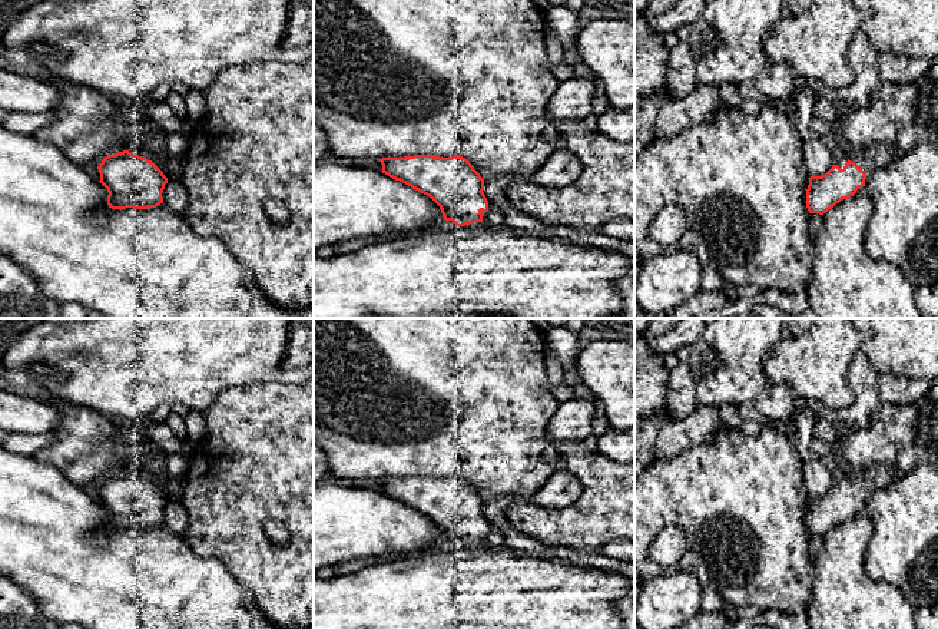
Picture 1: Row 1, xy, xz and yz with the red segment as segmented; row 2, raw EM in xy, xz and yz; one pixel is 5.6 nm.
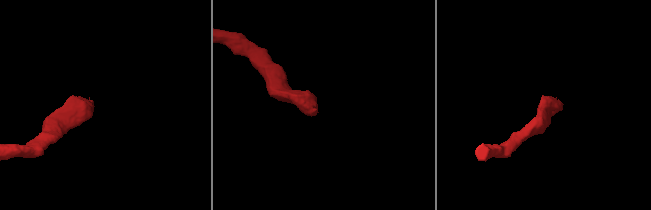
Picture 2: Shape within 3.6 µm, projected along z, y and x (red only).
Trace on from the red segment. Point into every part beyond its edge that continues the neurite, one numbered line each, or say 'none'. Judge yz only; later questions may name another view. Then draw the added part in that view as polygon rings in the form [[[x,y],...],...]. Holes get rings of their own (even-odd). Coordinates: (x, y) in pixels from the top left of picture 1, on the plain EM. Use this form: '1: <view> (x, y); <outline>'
1: yz (877, 477); [[[876,466],[866,471],[846,474],[842,480],[835,481],[833,486],[838,486],[841,490],[846,486],[848,481],[855,483],[866,496],[872,494],[878,489],[888,487],[889,484],[899,480],[904,474],[888,466]]]

